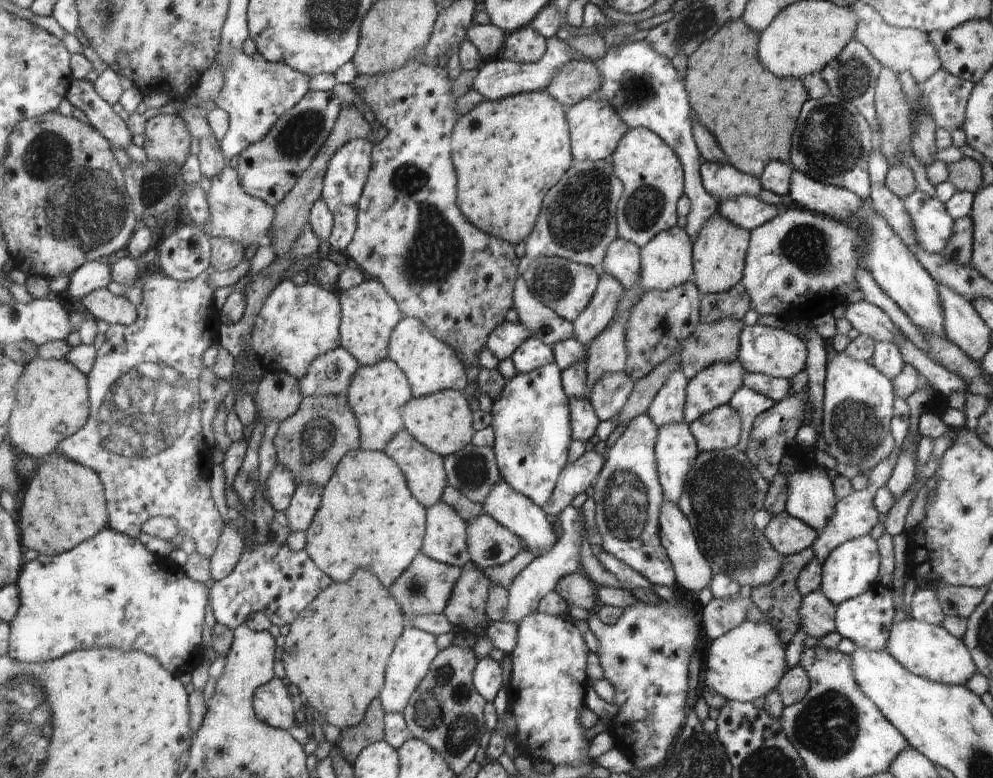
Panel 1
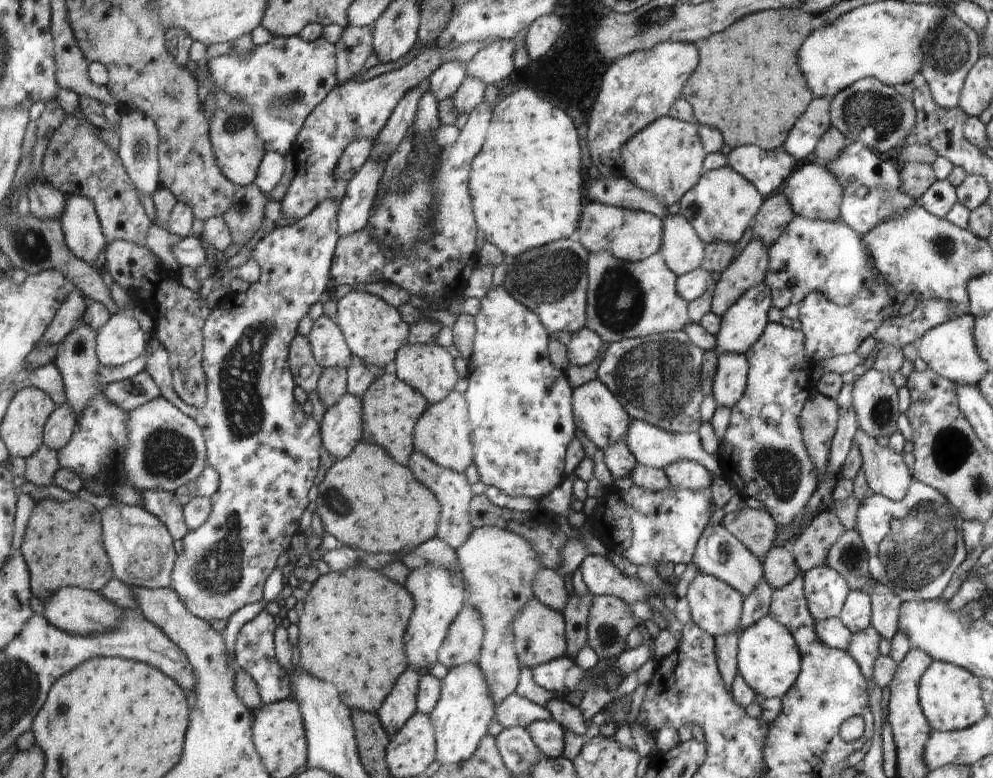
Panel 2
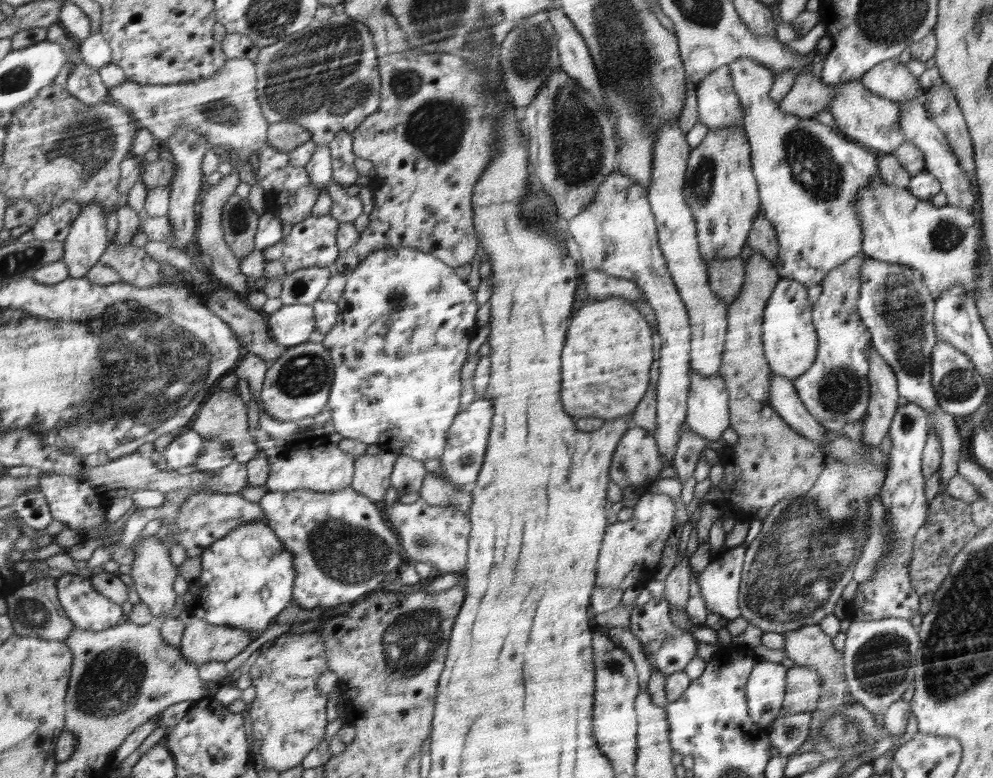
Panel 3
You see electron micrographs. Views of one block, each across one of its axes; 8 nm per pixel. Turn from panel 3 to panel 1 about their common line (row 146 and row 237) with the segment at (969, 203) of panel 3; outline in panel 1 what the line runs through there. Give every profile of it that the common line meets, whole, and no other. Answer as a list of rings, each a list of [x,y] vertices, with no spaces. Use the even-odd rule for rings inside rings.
[[[918,190],[903,201],[922,248],[932,254],[944,250],[956,227],[945,203]]]

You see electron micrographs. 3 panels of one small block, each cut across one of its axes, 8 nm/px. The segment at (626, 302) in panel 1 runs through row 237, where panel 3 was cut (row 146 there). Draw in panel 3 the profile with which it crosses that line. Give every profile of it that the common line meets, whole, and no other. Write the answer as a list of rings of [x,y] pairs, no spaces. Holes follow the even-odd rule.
[[[679,118],[658,130],[656,159],[653,163],[653,180],[648,186],[648,199],[652,205],[660,238],[661,252],[668,262],[673,280],[680,289],[685,307],[689,309],[692,321],[692,373],[700,376],[718,375],[725,354],[725,339],[728,337],[728,308],[713,292],[709,284],[707,262],[700,252],[696,234],[696,220],[686,206],[682,185],[691,148],[687,137],[681,131]]]

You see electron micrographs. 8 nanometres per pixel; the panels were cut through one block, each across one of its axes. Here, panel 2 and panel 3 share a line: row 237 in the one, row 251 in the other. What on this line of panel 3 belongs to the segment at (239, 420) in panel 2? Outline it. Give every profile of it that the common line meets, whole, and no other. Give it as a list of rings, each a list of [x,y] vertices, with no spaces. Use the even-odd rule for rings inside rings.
[[[312,214],[302,222],[293,225],[291,233],[278,240],[274,246],[262,250],[265,257],[264,272],[266,280],[285,278],[290,273],[308,267],[332,267],[340,257],[340,250],[336,250],[337,232],[341,222],[327,214],[314,217]]]

